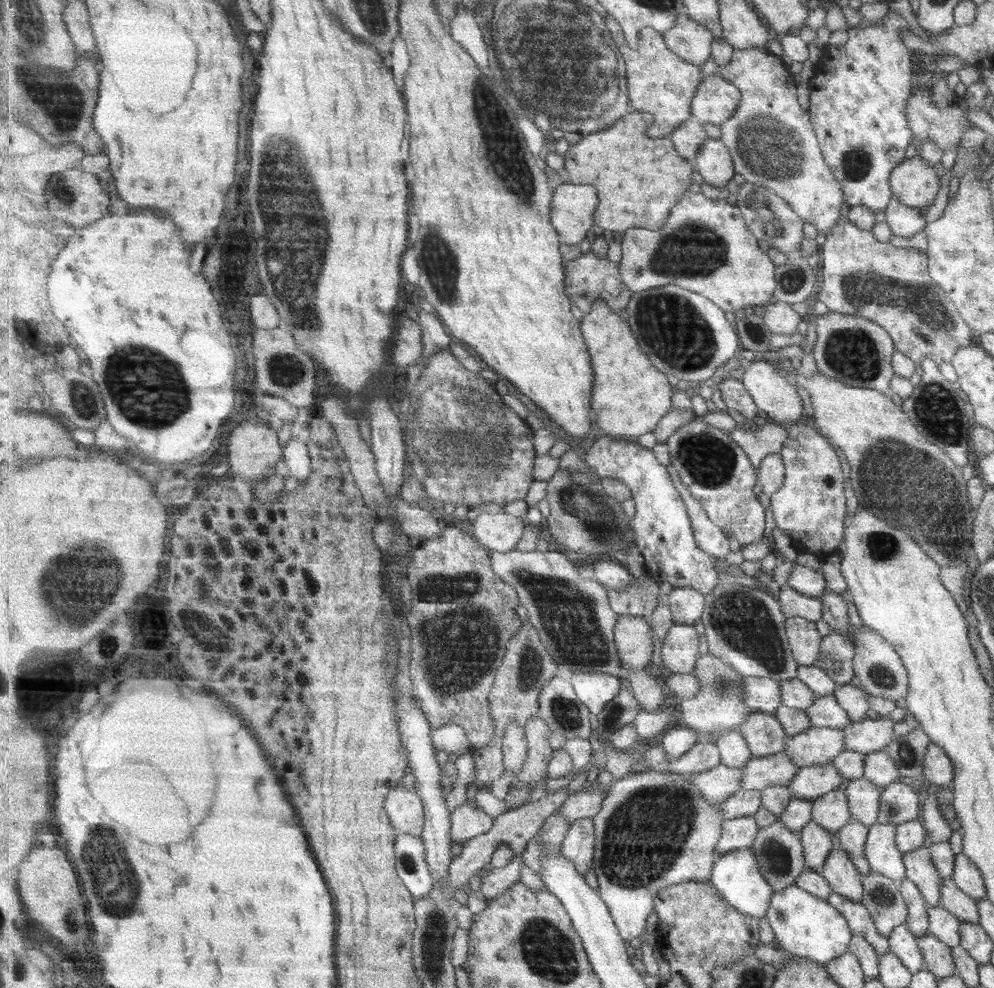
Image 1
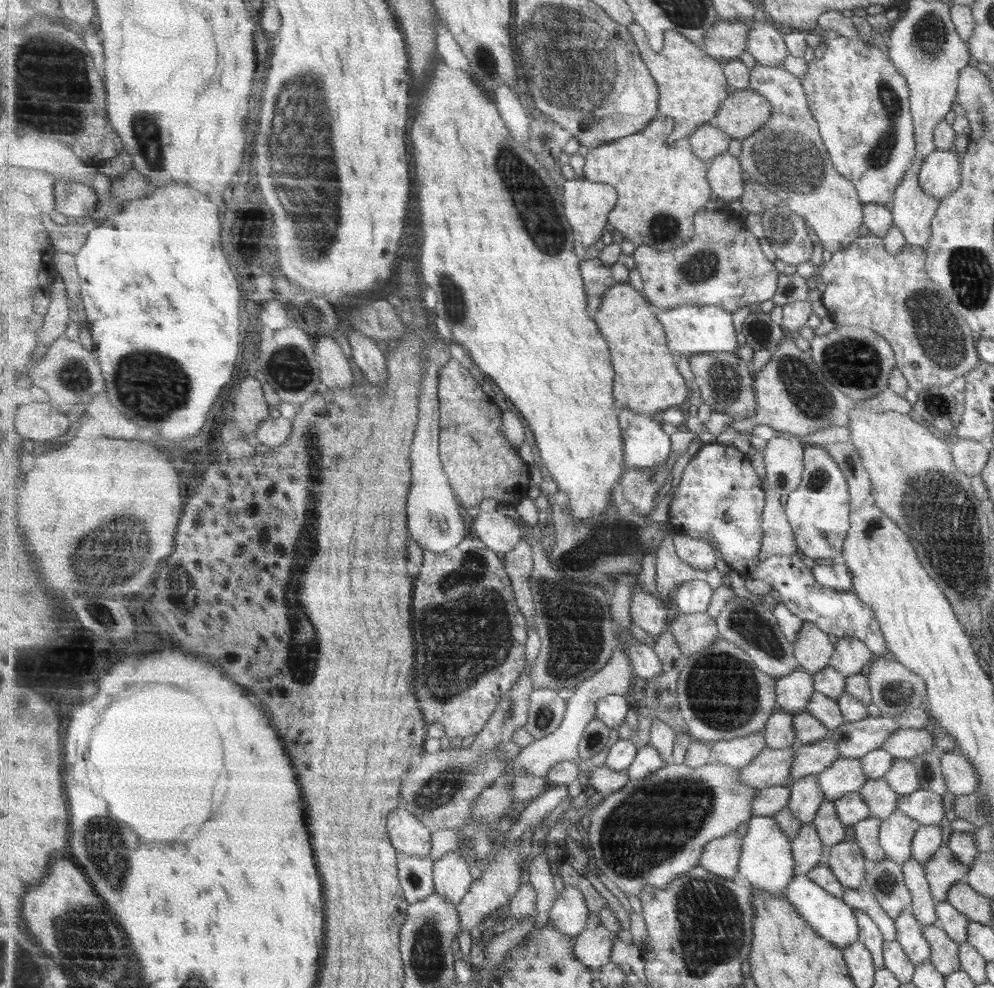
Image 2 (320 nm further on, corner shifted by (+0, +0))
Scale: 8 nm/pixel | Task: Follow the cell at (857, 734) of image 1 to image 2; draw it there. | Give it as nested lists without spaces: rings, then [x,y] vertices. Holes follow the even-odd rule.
[[[901,728],[884,740],[881,749],[888,752],[893,759],[908,761],[919,754],[937,750],[933,746],[931,734],[925,729]]]

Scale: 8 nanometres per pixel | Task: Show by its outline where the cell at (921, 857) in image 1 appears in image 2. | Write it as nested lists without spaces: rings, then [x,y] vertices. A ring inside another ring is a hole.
[[[947,822],[945,826],[940,828],[945,830],[945,836],[943,836],[943,843],[937,851],[931,856],[931,859],[922,866],[923,876],[925,881],[929,885],[931,897],[936,901],[945,901],[947,891],[949,887],[955,882],[962,881],[969,867],[961,862],[957,862],[953,857],[953,854],[949,852],[949,848],[945,845],[947,840]]]

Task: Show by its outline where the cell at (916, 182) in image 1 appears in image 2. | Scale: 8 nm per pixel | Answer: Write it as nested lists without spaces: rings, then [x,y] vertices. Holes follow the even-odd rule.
[[[936,148],[929,153],[920,164],[917,180],[927,196],[943,200],[960,185],[960,166],[955,152]]]

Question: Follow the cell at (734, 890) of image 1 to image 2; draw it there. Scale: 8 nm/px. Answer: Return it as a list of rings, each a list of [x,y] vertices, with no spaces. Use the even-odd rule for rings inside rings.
[[[753,815],[748,821],[748,832],[739,862],[739,881],[769,891],[769,894],[781,898],[787,895],[788,887],[795,877],[794,853],[791,850],[790,837],[782,832],[775,817]]]

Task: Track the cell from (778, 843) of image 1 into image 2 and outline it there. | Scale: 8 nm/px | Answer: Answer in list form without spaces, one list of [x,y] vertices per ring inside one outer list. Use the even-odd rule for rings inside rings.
[[[803,823],[797,835],[791,841],[791,850],[794,853],[795,876],[807,875],[819,863],[822,842],[819,841],[817,829],[812,823]]]

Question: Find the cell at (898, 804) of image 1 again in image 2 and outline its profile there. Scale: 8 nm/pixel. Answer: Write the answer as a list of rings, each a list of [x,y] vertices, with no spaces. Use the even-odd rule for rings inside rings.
[[[917,789],[907,795],[899,795],[896,808],[920,825],[938,826],[943,820],[941,796],[933,791]]]

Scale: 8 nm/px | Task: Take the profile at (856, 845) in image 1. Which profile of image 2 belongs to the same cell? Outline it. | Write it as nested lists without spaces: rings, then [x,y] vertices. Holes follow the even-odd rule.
[[[867,817],[853,825],[853,842],[858,845],[859,852],[867,864],[872,864],[885,859],[883,850],[877,844],[878,828],[880,820],[875,817]]]

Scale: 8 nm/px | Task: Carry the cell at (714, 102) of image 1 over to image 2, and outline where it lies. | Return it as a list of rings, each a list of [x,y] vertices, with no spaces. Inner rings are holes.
[[[753,88],[735,90],[730,94],[715,124],[731,138],[745,140],[753,136],[773,116],[773,105]]]

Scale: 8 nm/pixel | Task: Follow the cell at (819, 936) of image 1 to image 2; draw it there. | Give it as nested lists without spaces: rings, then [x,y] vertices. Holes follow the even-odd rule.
[[[806,875],[795,876],[788,887],[787,895],[785,898],[791,902],[791,906],[795,908],[795,912],[807,921],[812,929],[823,940],[829,944],[834,945],[835,948],[842,949],[855,943],[858,940],[858,923],[857,918],[854,916],[853,910],[850,906],[843,902],[841,899],[829,896],[823,888],[813,884]]]

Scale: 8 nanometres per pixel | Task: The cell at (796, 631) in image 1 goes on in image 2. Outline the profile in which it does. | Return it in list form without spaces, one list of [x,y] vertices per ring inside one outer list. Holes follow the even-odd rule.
[[[802,621],[794,647],[795,660],[810,675],[821,671],[828,664],[833,652],[833,644],[829,642],[829,638],[821,632],[818,625],[807,621]]]

